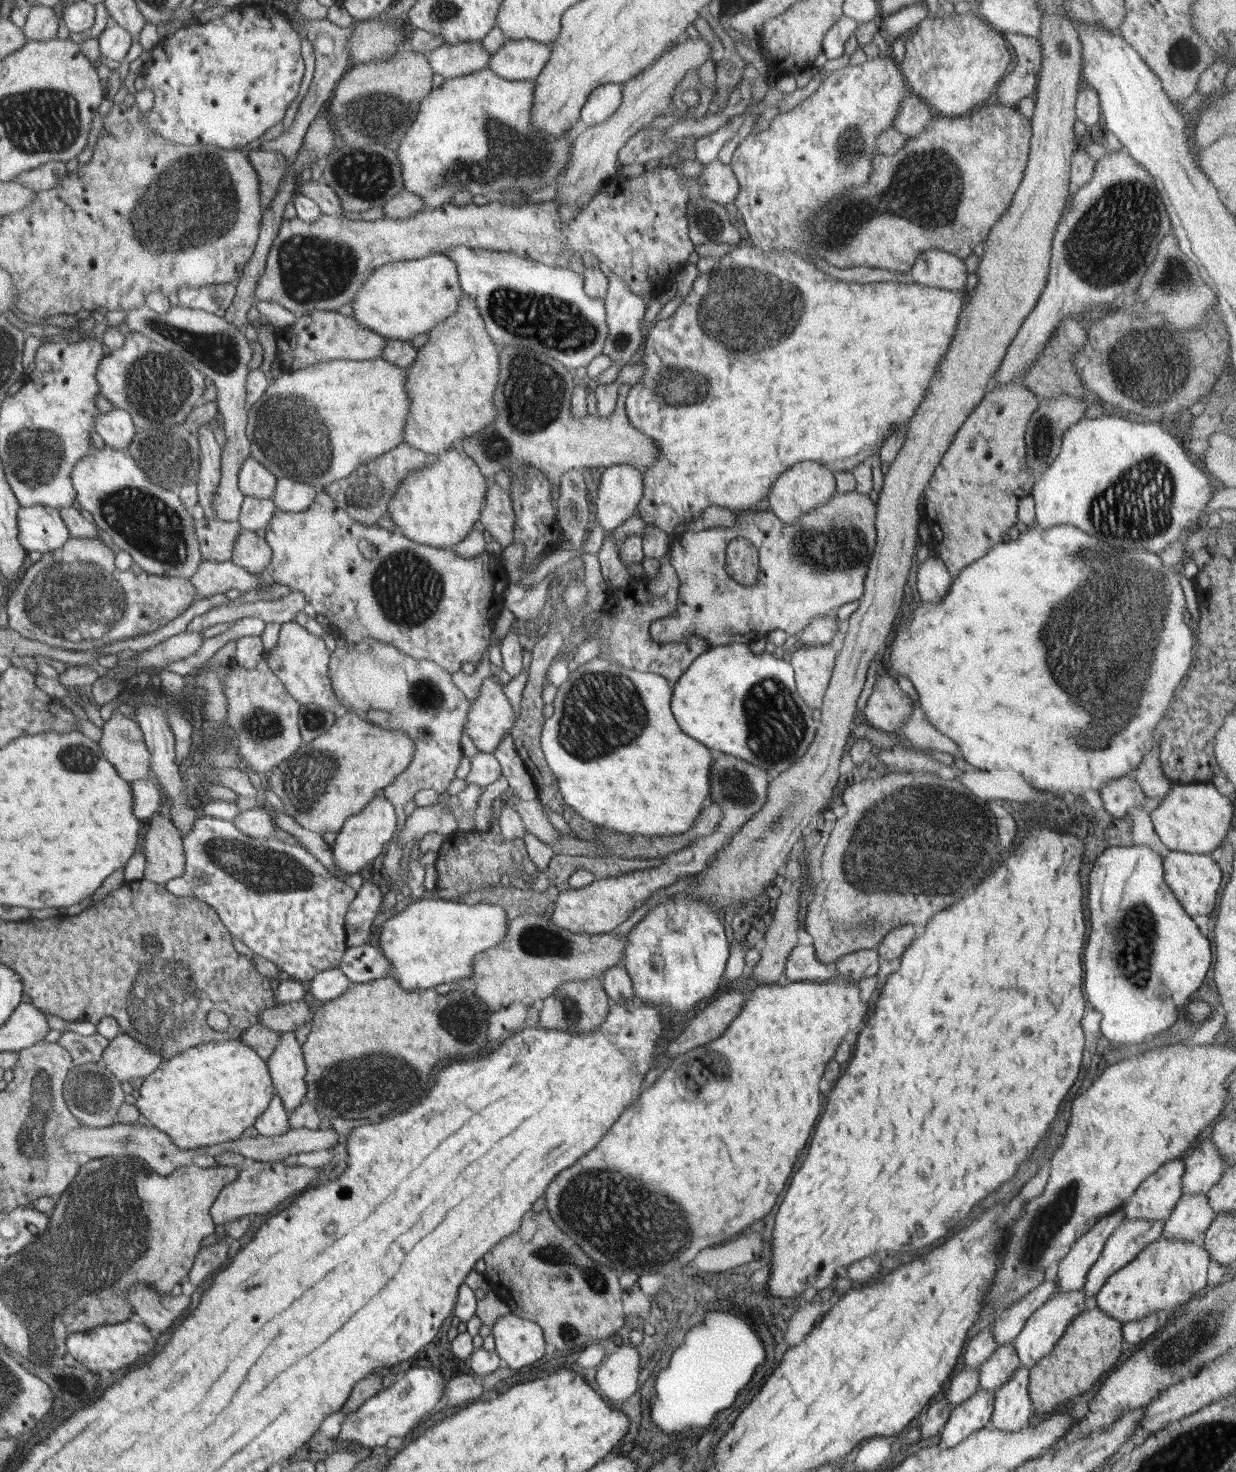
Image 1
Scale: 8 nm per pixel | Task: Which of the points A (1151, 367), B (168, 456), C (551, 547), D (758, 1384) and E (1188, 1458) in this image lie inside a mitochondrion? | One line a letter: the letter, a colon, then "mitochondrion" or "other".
A: mitochondrion
B: mitochondrion
C: other
D: other
E: mitochondrion

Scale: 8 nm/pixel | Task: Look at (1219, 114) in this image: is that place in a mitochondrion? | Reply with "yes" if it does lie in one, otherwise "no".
no

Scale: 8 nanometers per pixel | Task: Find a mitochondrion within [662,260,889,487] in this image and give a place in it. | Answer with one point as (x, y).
(702, 288)

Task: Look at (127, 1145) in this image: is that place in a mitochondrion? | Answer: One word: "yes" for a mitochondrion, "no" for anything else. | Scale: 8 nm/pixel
yes

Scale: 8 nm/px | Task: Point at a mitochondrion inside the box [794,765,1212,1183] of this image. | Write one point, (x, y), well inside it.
(917, 830)

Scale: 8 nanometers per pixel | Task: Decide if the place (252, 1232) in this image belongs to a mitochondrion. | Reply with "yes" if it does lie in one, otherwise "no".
no

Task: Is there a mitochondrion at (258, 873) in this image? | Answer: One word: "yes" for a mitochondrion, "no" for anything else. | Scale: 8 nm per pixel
yes

